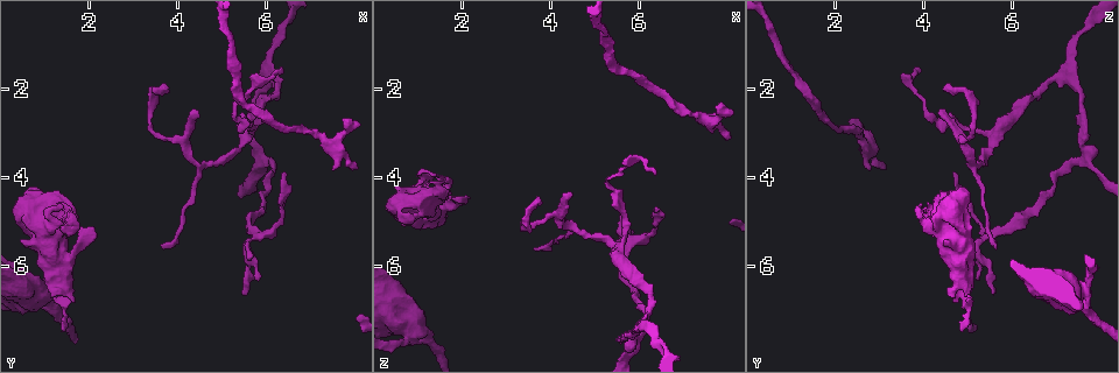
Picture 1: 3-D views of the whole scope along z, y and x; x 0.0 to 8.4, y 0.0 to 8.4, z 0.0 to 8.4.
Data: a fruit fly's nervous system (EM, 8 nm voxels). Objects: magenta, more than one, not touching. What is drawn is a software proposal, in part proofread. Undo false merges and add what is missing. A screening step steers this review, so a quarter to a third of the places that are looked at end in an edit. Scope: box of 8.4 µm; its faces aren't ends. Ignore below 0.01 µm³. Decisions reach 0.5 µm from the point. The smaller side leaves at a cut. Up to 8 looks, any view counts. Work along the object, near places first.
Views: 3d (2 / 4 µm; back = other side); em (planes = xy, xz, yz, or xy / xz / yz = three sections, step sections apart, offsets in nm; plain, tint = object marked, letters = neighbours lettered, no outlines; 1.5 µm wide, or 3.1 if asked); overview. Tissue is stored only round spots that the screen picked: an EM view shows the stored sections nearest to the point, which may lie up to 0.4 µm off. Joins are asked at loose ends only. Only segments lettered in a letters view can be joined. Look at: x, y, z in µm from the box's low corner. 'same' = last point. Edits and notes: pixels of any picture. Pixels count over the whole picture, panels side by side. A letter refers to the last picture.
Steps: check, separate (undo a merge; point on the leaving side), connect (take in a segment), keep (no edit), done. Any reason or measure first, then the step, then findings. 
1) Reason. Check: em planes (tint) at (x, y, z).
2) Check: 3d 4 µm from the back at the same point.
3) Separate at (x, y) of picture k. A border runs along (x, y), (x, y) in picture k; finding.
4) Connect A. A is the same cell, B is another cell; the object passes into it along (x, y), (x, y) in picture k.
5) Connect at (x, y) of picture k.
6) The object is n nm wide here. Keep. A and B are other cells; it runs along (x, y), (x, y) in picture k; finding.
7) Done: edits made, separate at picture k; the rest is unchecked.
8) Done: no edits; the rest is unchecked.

Abrupt turn. Check: 3d 4 µm at (1.20, 6.75, 7.55).

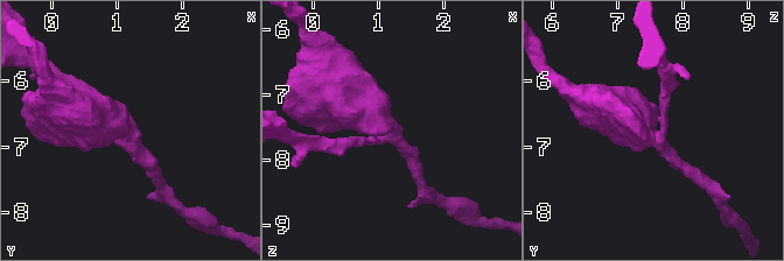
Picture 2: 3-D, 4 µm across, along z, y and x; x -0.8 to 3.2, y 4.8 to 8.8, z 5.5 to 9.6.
3 arms meet here; the arms are 200, 220, 700 nm wide; need the tissue. Check: em planes (plain) at (1.10, 6.80, 7.50).

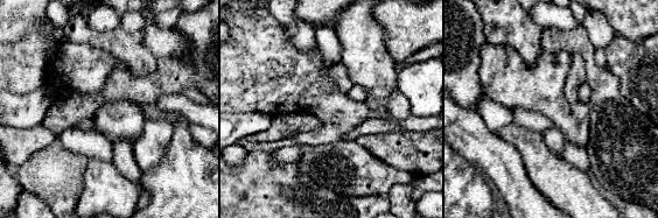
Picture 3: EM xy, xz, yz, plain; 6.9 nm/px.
Check: em planes (letters) at the same point.

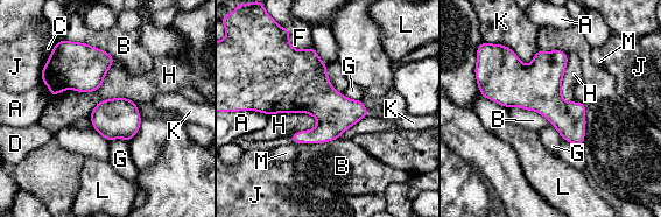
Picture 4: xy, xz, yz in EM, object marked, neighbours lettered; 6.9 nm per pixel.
The object is 280 nm wide here. Keep. A, B, C, D, F, G, H, J, K, L and M are other cells; a border runs along (507, 107), (535, 110), (554, 126) in picture 4; one neuron here.

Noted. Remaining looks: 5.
Check: em planes (letters) at (2.10, 5.10, 4.45).

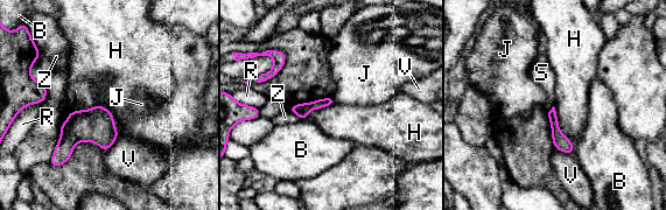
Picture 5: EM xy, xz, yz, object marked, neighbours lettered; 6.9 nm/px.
Keep. B, H, J, R, S, V and Z are other cells; no lettered segment goes on from it.

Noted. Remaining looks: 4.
Free end. Check: em planes (letters) at (6.35, 1.50, 3.90).

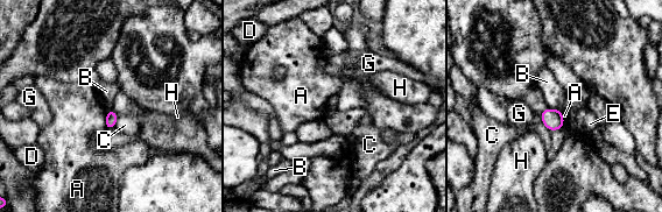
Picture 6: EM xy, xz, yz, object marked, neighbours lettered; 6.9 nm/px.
Keep. A, B, C, D, E, G and H are other cells; a border runs along (548, 107), (561, 110) in picture 6; no lettered segment goes on from it.

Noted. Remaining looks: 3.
Done: no edits; the rest is unchecked.

